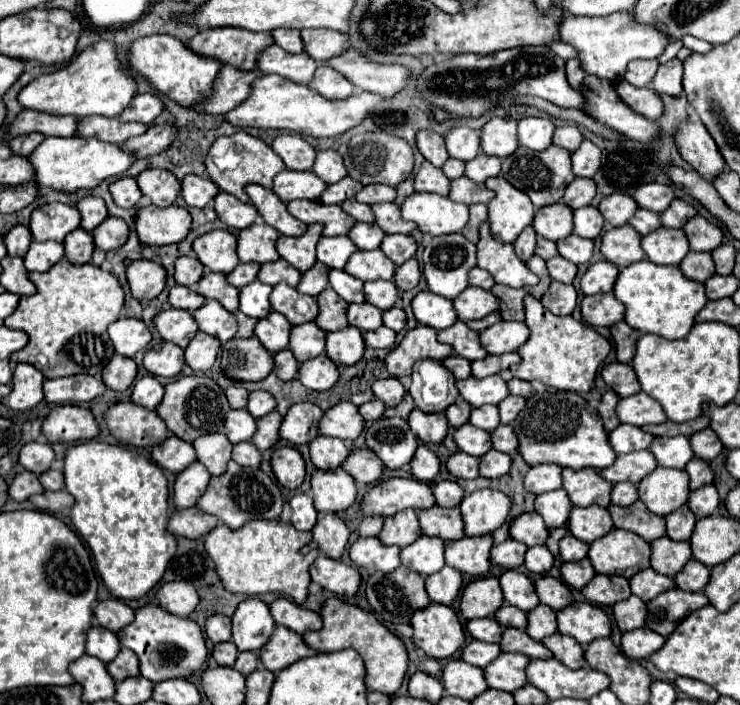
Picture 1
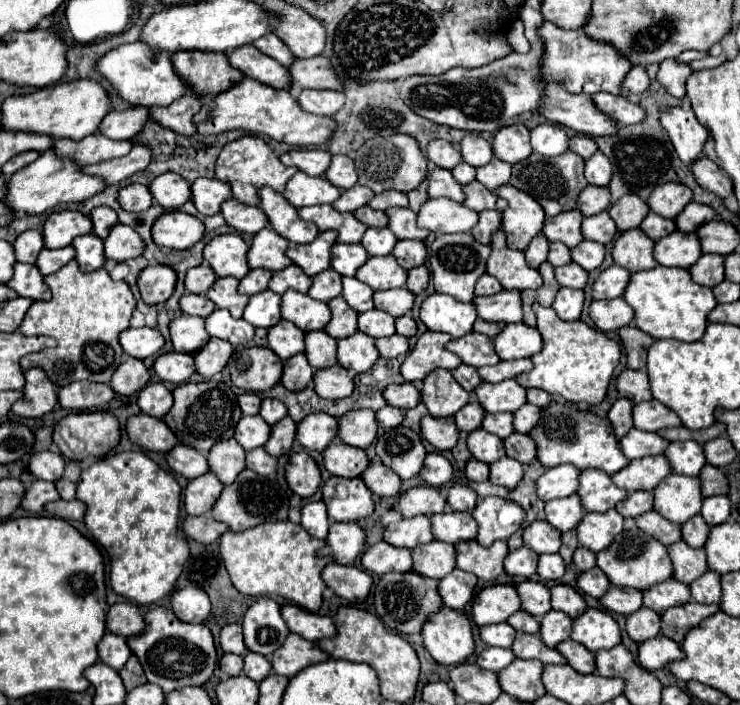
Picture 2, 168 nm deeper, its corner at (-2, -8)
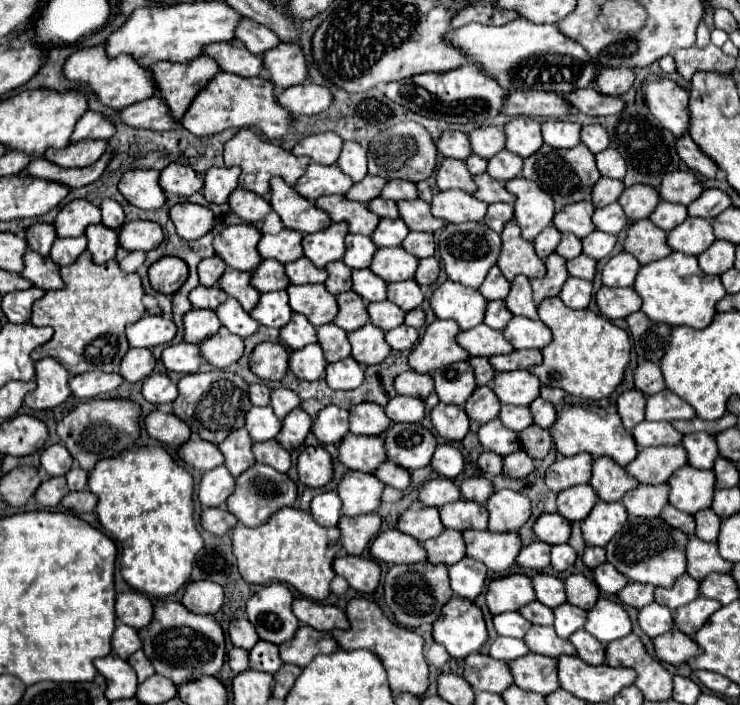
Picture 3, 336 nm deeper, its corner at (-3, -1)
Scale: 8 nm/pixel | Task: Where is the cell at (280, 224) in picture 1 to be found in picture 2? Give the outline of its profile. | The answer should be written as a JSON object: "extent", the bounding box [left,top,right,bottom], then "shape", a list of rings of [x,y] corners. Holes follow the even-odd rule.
{"extent":[259,186,319,244],"shape":[[[265,186],[259,190],[259,196],[261,196],[261,208],[269,216],[269,222],[275,228],[275,232],[279,232],[283,238],[295,244],[307,244],[315,240],[315,236],[319,234],[317,226],[313,222],[303,220],[297,214],[295,206],[291,206],[283,194]]]}

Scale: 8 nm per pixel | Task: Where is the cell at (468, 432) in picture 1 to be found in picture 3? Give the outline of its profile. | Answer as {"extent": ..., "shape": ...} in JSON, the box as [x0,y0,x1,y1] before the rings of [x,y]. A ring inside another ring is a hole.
{"extent":[478,419,520,457],"shape":[[[498,419],[482,425],[478,429],[478,439],[480,439],[484,449],[488,449],[492,453],[498,453],[502,457],[520,449],[516,433],[506,429],[502,423],[498,423]]]}

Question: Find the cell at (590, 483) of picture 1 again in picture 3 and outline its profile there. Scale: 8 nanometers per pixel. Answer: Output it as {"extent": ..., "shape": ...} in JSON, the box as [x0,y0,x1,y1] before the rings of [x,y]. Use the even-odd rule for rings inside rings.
{"extent":[590,457,638,501],"shape":[[[608,457],[594,459],[590,485],[600,501],[620,501],[626,495],[626,491],[638,487],[638,483]]]}

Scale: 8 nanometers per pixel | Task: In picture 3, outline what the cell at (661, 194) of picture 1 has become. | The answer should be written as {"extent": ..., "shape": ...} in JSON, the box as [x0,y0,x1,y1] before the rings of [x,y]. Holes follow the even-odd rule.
{"extent":[658,171,704,205],"shape":[[[692,171],[666,173],[658,187],[660,199],[664,199],[668,203],[680,203],[680,205],[690,205],[694,199],[698,199],[702,195],[702,191],[704,191],[704,187]]]}

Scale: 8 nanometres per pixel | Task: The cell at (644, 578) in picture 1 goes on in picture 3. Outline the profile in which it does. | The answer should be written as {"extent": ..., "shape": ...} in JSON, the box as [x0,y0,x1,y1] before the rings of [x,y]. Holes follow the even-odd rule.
{"extent":[654,573,698,611],"shape":[[[688,573],[680,575],[674,583],[674,587],[666,589],[666,587],[656,587],[654,589],[654,599],[668,607],[670,611],[676,611],[678,607],[694,601],[698,597],[698,581],[692,579]]]}

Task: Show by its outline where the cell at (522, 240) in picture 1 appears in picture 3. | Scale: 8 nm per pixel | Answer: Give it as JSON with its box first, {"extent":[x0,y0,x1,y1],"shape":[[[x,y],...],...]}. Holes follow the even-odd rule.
{"extent":[534,225,560,259],"shape":[[[554,225],[542,229],[542,231],[538,233],[538,237],[534,239],[536,255],[538,255],[540,259],[546,259],[550,253],[554,253],[554,249],[556,249],[558,243],[560,243],[560,231],[558,231]]]}

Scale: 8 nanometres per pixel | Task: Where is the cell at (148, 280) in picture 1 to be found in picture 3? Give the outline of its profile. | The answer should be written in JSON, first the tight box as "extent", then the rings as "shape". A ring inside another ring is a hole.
{"extent":[148,257,188,295],"shape":[[[174,257],[158,259],[156,263],[150,265],[148,279],[154,291],[162,295],[172,295],[188,279],[188,267],[186,263],[182,263],[182,259],[174,259]]]}

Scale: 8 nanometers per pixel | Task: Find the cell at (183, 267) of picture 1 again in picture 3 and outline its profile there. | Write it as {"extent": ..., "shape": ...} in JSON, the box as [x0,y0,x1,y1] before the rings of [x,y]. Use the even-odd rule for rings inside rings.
{"extent":[198,255,226,287],"shape":[[[216,255],[200,261],[200,263],[198,263],[200,285],[206,285],[206,287],[216,285],[216,281],[218,281],[220,275],[224,273],[224,269],[226,269],[226,263],[224,263],[220,257],[216,257]]]}

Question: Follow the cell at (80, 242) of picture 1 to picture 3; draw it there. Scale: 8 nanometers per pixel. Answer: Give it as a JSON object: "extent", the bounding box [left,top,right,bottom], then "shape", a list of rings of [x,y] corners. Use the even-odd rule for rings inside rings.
{"extent":[86,225,118,263],"shape":[[[90,225],[86,227],[88,237],[88,251],[92,253],[94,263],[106,263],[114,259],[118,249],[118,233],[114,229],[108,229],[104,225]]]}

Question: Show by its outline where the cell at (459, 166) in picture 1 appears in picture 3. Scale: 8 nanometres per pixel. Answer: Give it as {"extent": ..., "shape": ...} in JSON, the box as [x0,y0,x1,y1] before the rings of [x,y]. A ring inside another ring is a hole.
{"extent":[466,155,486,175],"shape":[[[470,155],[468,159],[466,159],[466,167],[468,167],[468,171],[472,173],[472,175],[478,175],[478,173],[484,173],[486,171],[486,159],[482,159],[482,157],[478,157],[478,155]]]}

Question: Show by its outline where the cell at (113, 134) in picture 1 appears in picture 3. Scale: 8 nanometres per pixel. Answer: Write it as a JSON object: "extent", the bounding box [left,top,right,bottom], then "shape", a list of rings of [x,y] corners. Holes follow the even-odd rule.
{"extent":[46,139,108,167],"shape":[[[80,139],[64,147],[62,151],[46,151],[46,159],[60,167],[86,167],[98,161],[108,149],[108,141],[102,139]]]}

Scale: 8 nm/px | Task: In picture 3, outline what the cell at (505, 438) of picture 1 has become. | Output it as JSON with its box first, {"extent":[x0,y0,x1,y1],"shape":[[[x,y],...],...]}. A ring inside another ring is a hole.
{"extent":[516,425,552,459],"shape":[[[530,425],[522,431],[516,433],[518,435],[518,441],[522,445],[522,449],[532,457],[532,459],[544,459],[552,447],[552,439],[550,439],[550,433],[542,427],[536,427],[536,425]]]}

